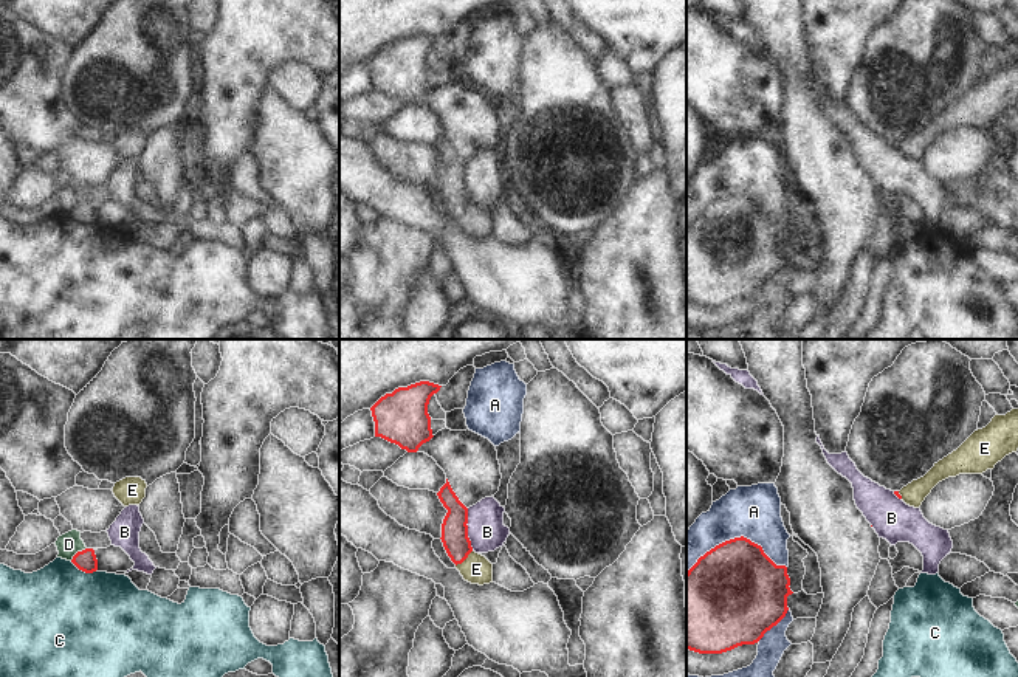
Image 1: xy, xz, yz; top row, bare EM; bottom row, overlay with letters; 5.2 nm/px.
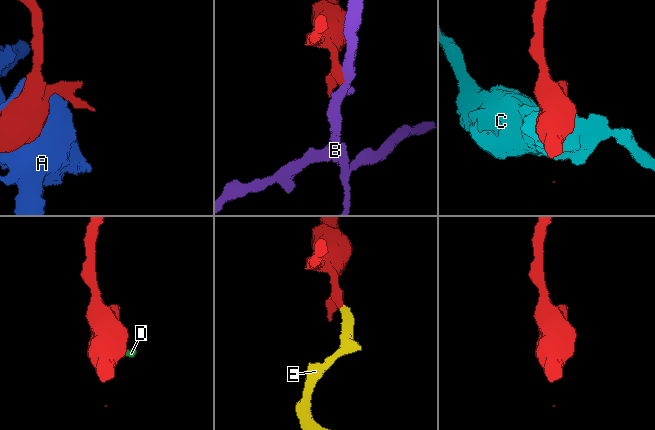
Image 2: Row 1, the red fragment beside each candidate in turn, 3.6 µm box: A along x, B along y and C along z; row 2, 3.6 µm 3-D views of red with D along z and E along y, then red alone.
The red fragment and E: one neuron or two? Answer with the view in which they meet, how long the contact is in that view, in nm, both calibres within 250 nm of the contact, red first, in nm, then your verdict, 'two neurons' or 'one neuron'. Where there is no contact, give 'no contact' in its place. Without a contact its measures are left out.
contact in xz; length 120 nm; calibres 140 and 160 nm; one neuron

